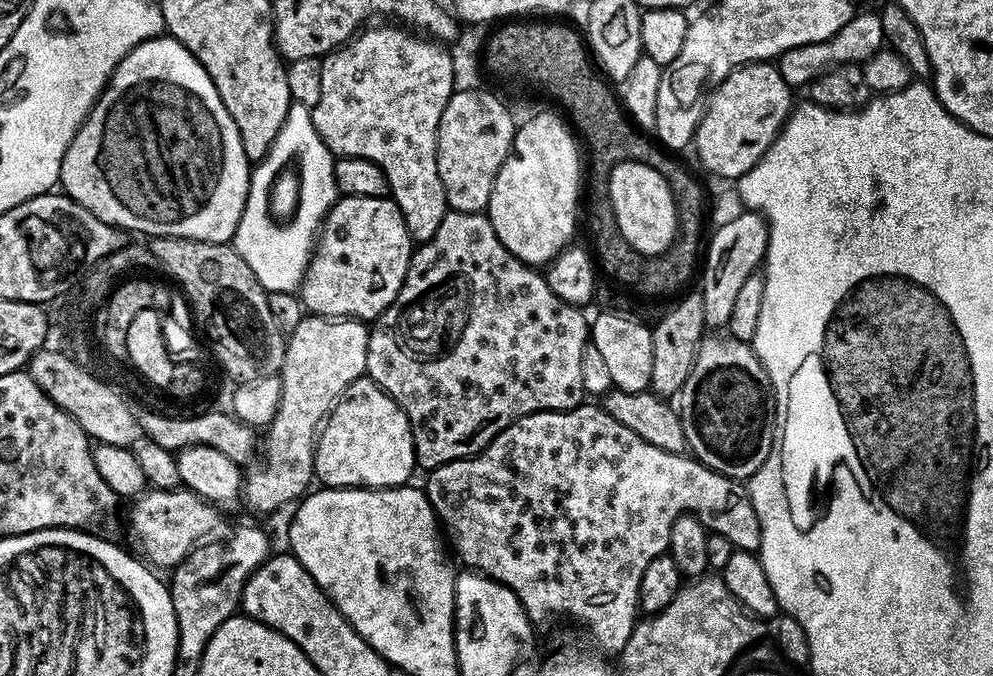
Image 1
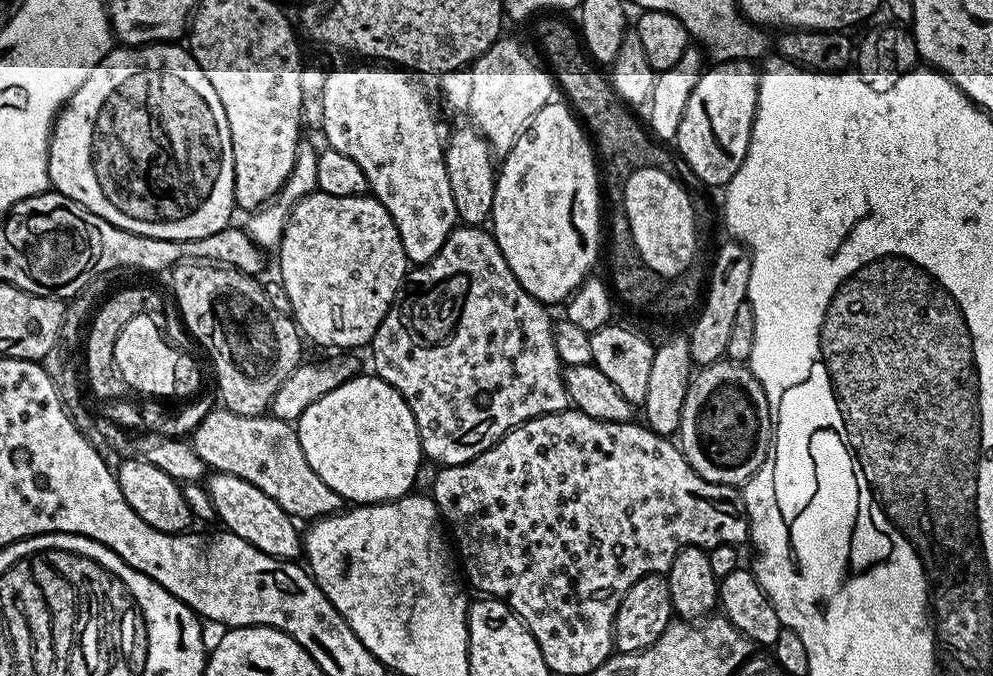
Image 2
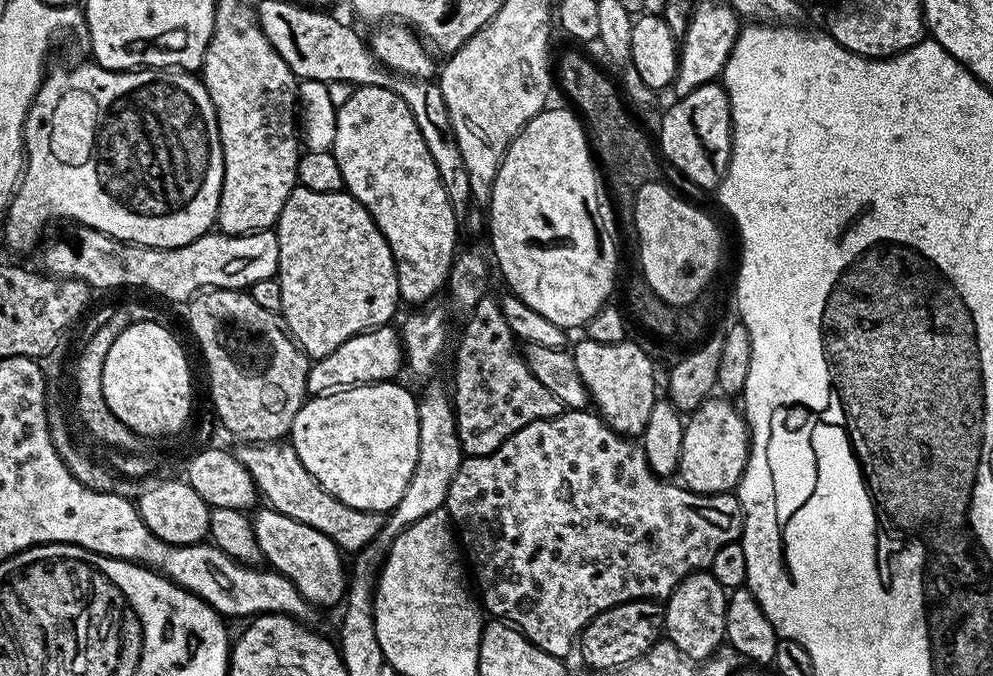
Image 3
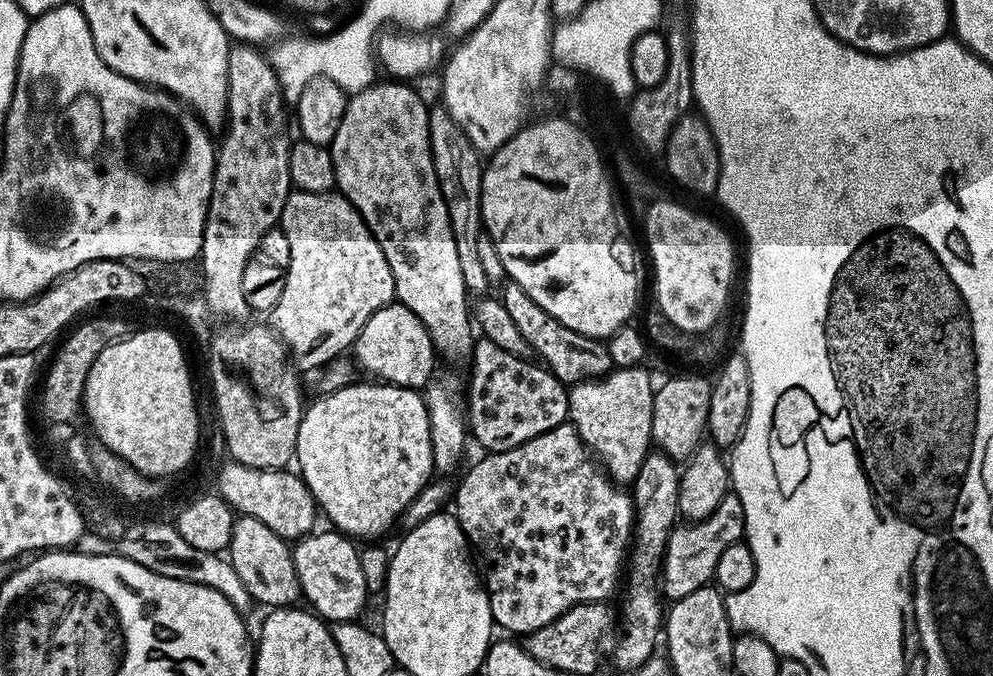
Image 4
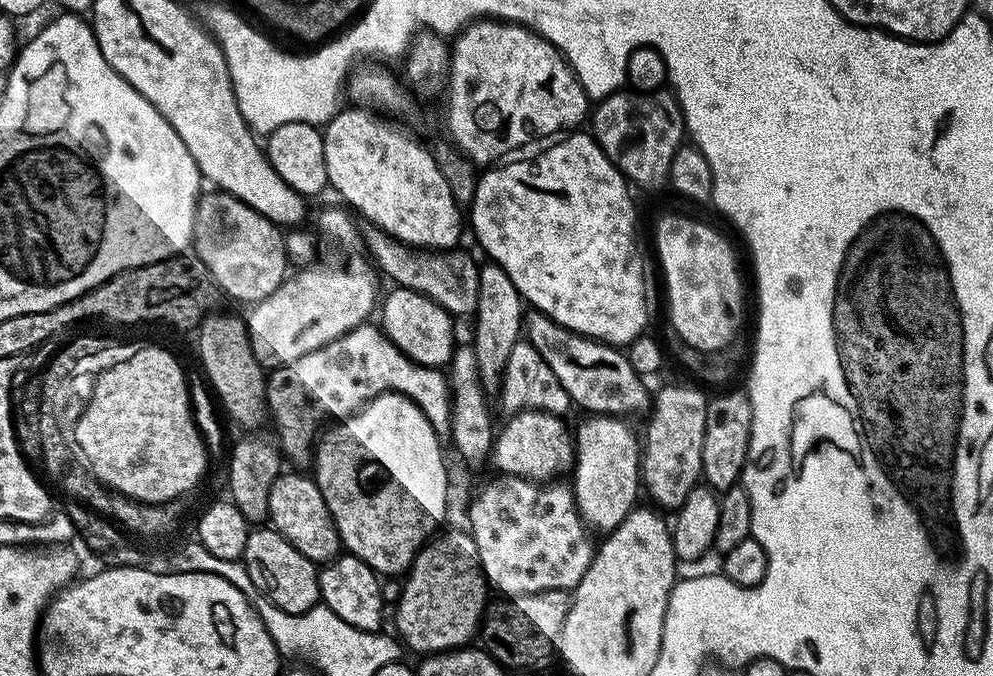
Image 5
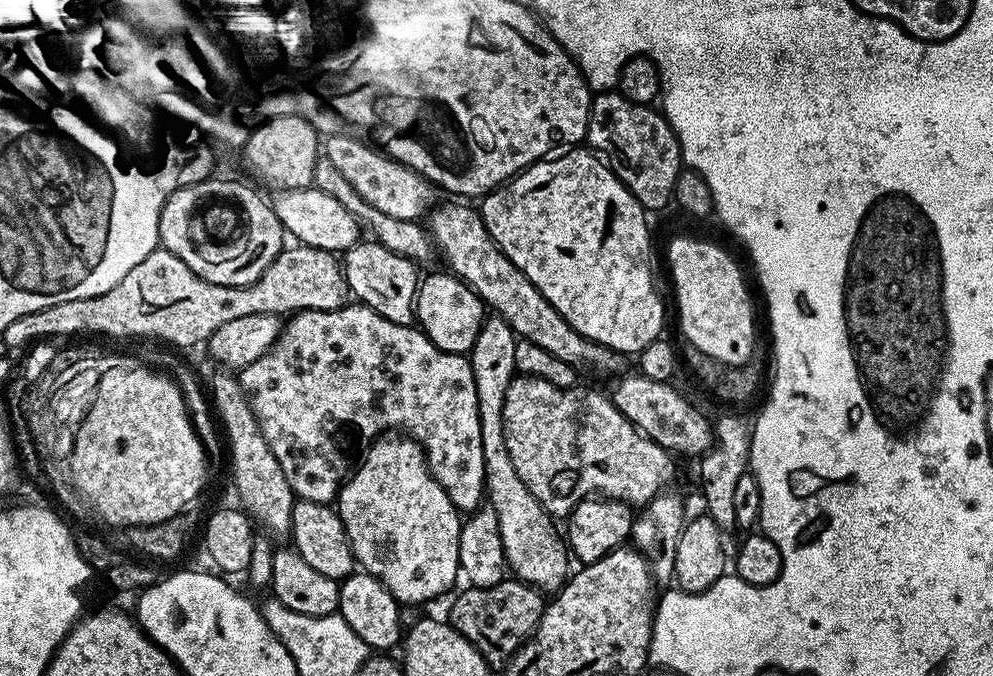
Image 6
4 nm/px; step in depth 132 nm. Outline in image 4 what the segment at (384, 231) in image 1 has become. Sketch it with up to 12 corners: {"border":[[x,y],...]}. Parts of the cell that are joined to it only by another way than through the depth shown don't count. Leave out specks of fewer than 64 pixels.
{"border":[[289,192],[270,327],[297,369],[355,345],[396,295],[360,211]]}

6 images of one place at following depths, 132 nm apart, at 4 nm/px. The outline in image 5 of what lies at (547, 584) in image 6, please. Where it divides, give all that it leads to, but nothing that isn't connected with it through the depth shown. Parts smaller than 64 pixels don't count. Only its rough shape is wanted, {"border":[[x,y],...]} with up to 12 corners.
{"border":[[480,264],[476,333],[485,393],[500,391],[526,301],[510,274]]}

